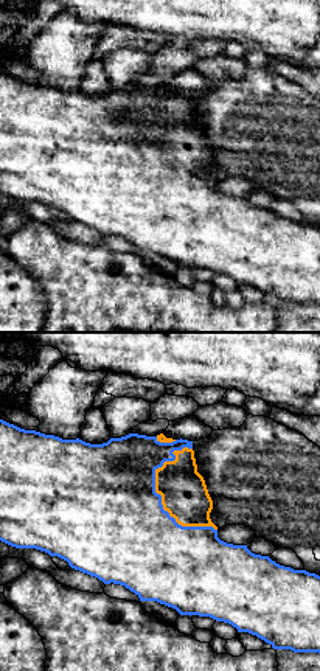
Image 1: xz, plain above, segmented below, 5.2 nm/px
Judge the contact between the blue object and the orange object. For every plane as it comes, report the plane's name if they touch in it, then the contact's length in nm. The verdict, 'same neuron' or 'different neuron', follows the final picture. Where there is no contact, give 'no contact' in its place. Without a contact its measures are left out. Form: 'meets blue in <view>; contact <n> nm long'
meets blue in xz; contact 480 nm long

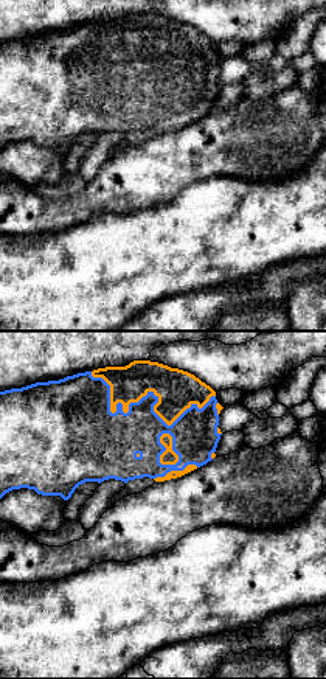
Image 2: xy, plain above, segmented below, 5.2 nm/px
meets blue in xy; contact 650 nm long

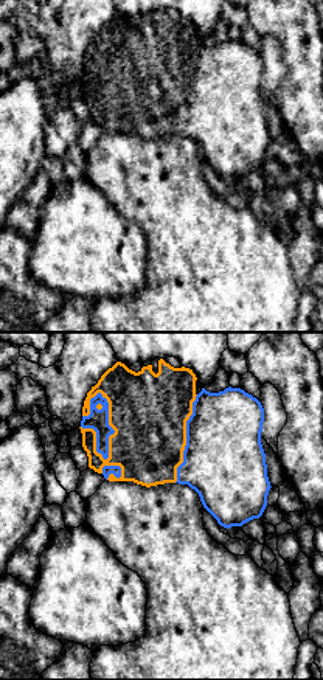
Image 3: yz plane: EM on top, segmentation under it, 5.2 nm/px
meets blue in yz; contact 360 nm long

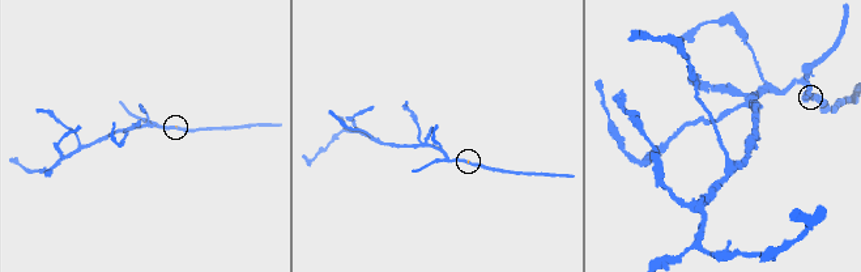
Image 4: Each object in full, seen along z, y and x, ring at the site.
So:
same neuron

